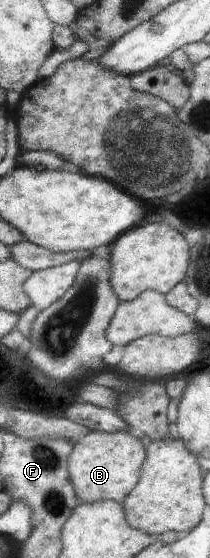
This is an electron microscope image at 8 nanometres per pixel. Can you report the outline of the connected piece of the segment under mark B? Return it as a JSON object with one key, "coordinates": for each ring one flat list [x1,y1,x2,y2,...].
{"coordinates":[[129,427,114,432,88,431,81,436,69,456,69,477,75,492,83,502,95,500,124,500,136,486,146,460,146,449,140,435,134,434]]}

